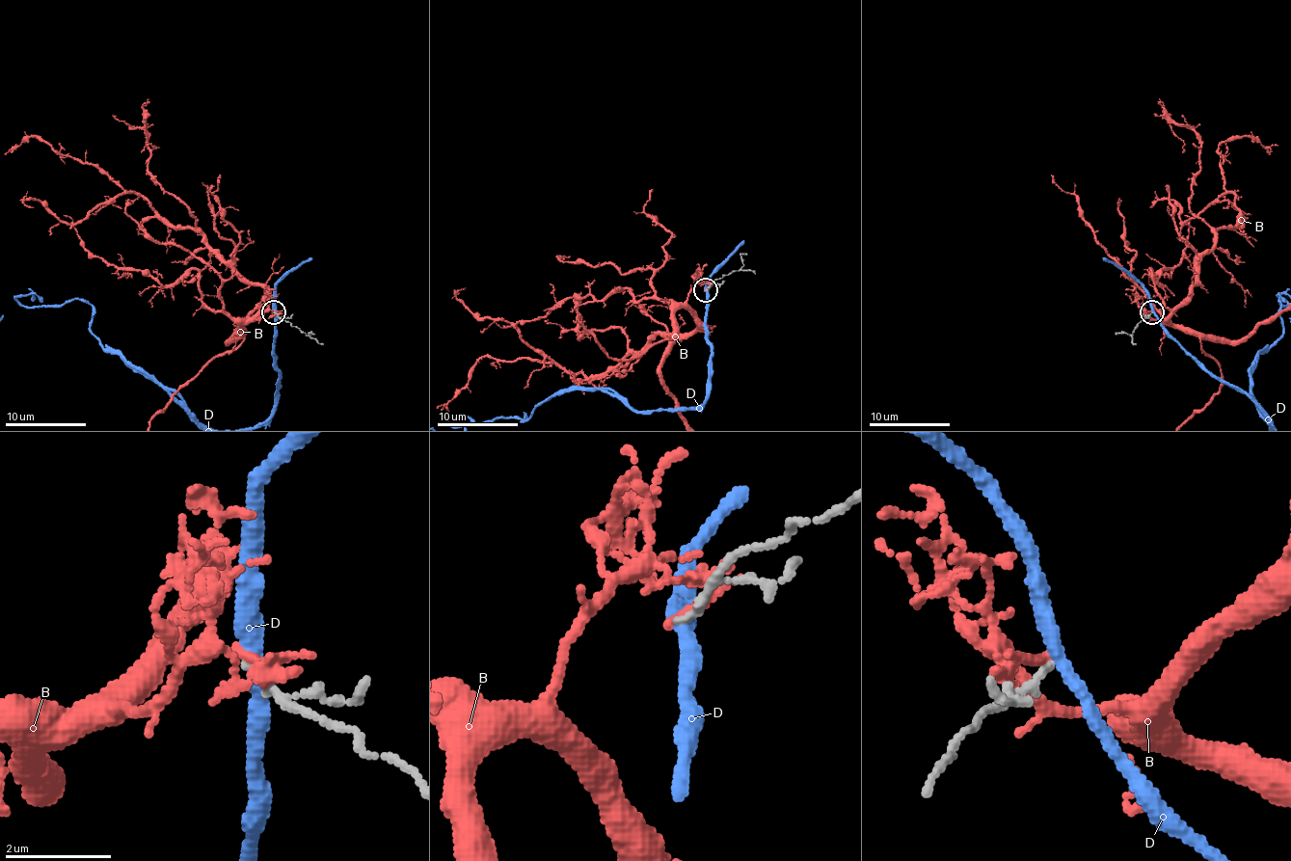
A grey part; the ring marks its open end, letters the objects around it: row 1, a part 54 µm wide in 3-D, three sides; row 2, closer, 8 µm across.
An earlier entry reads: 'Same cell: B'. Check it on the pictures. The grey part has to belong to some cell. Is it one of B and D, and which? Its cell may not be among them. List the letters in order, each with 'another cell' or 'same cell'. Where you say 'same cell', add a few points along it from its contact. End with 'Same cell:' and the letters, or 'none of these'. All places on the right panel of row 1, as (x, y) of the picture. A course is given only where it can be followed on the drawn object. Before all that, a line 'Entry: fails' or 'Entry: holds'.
Entry: fails
B: another cell
D: another cell
Same cell: none of these

